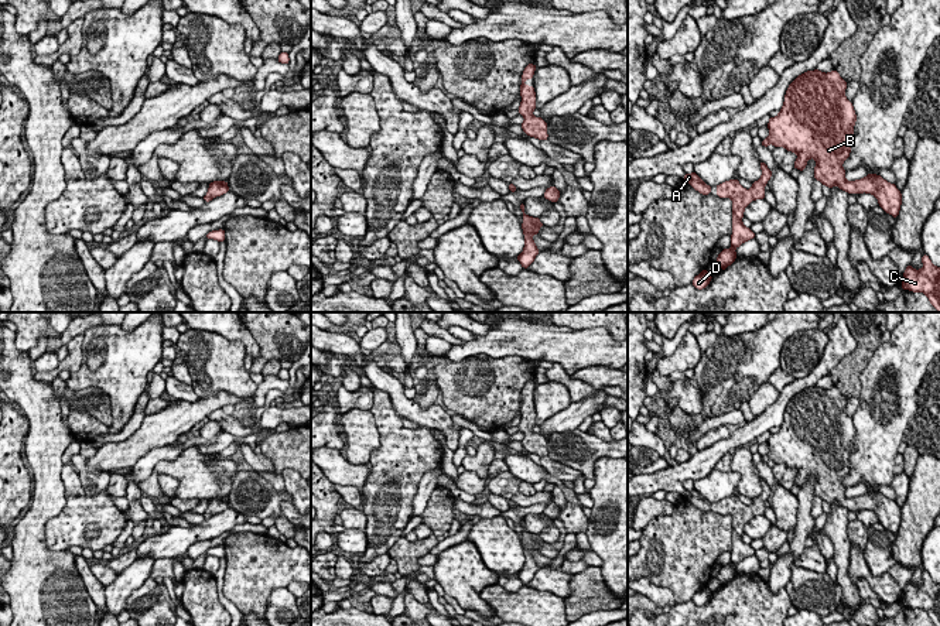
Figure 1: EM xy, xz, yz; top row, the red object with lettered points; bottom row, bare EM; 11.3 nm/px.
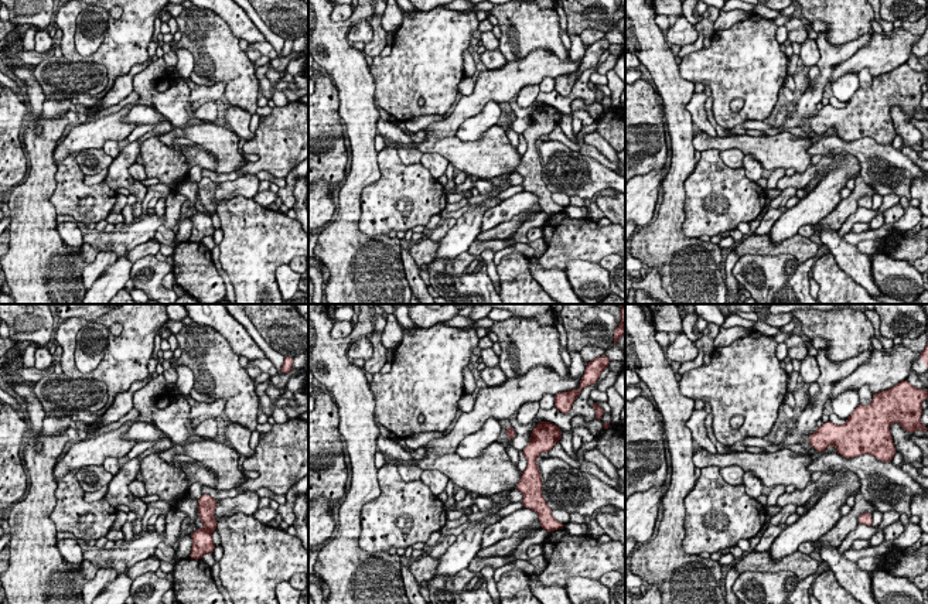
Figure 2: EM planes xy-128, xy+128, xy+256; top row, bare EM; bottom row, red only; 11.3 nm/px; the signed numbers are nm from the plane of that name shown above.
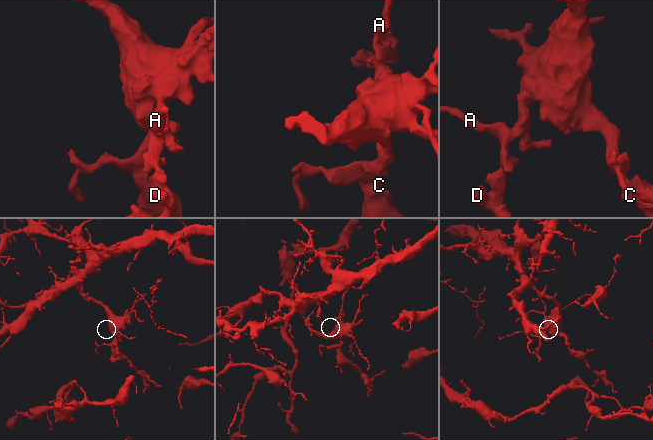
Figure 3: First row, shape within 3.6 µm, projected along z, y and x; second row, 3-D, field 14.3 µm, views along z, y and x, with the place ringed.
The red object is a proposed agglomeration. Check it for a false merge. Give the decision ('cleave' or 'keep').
keep

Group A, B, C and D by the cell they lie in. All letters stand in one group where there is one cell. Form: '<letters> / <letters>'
A B C D

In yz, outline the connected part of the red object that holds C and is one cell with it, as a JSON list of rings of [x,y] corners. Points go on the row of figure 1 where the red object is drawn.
[[[927,254],[922,257],[923,267],[915,270],[910,264],[903,273],[902,288],[927,295],[930,304],[940,312],[940,267]]]

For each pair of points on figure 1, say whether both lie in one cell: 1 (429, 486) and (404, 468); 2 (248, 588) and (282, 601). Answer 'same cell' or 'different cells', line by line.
1: different cells
2: different cells

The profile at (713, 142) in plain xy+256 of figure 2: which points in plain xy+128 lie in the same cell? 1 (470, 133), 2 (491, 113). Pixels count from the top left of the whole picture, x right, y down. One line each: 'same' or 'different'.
1: different
2: different

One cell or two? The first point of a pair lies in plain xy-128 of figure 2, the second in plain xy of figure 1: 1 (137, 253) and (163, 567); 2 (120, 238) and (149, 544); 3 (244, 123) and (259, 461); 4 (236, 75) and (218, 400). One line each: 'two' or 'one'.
1: one
2: one
3: one
4: two

